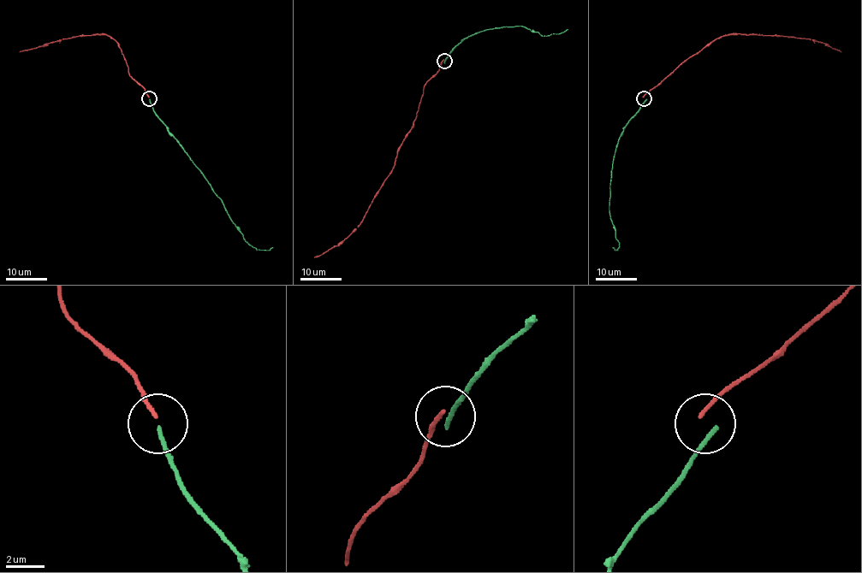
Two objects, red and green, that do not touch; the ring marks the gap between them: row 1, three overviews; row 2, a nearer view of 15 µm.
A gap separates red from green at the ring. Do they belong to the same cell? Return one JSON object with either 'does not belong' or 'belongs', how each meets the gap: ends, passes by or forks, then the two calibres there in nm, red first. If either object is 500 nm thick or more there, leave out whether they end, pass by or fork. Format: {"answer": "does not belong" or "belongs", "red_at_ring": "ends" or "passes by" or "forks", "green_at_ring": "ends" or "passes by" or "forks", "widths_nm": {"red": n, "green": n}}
{"answer": "does not belong", "red_at_ring": "ends", "green_at_ring": "ends", "widths_nm": {"red": 200, "green": 280}}

